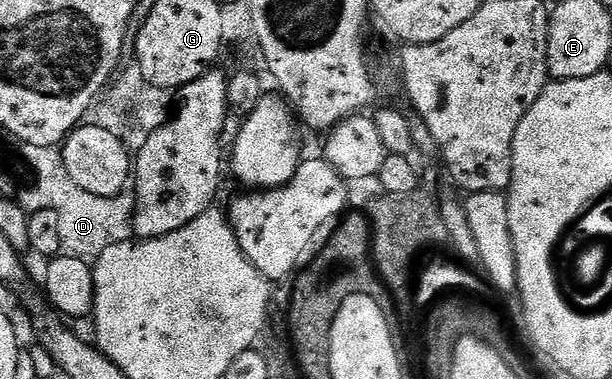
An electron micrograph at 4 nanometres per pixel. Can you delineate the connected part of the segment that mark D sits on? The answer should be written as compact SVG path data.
M24 144L23 157L28 167L33 171L33 183L25 189L20 188L17 193L17 202L29 215L41 209L53 208L60 218L59 237L61 248L66 255L75 255L81 259L95 259L110 244L126 243L134 236L134 213L136 199L134 192L127 189L114 199L94 197L84 191L69 177L64 167L63 152L59 147Z

